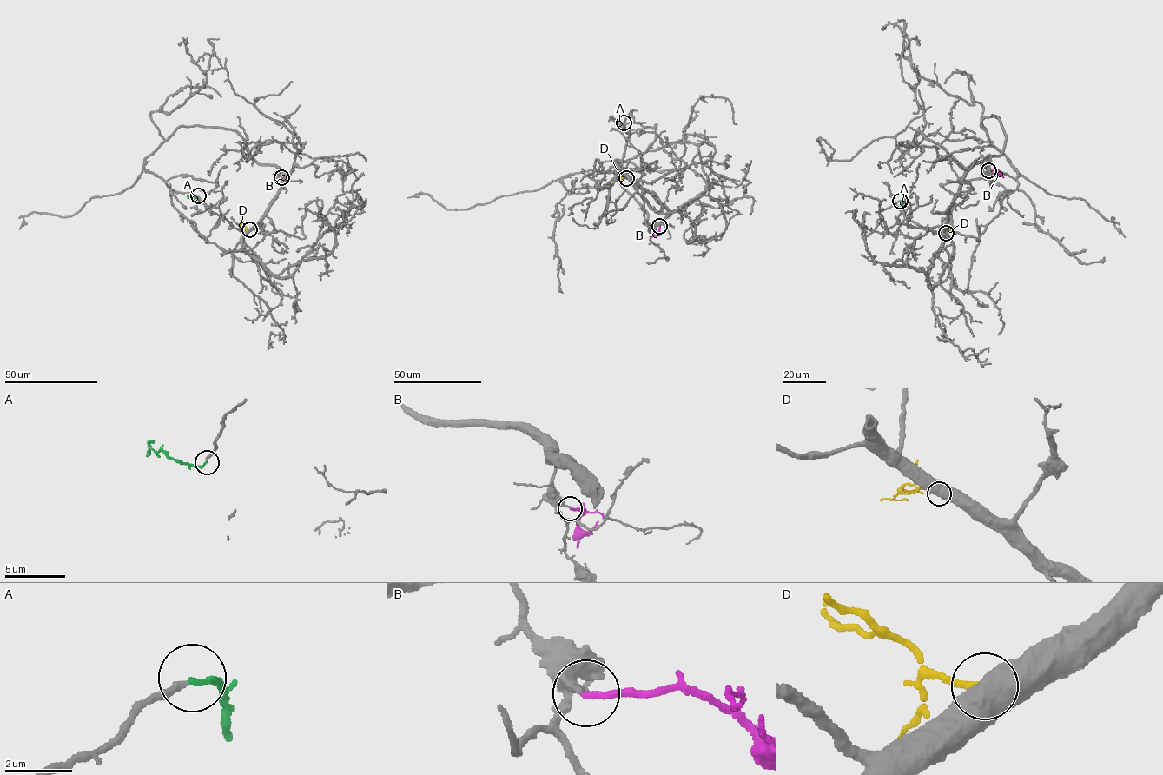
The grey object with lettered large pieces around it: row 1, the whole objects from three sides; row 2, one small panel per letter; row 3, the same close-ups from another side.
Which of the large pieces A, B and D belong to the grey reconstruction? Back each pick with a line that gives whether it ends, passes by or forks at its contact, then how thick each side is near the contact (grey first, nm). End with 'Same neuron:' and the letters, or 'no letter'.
A: it ends | 200/170 nm
Same neuron: A

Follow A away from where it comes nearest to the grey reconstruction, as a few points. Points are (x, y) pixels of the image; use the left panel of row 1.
A: (198, 196), (192, 199), (188, 195)

